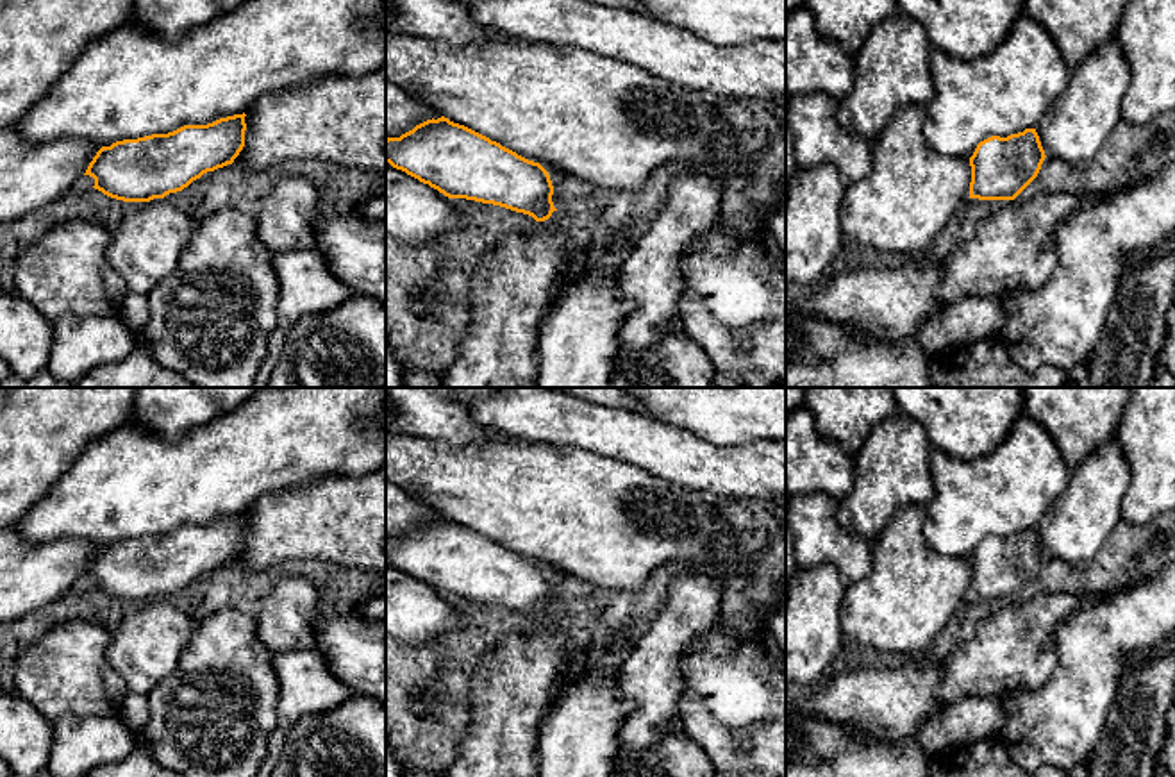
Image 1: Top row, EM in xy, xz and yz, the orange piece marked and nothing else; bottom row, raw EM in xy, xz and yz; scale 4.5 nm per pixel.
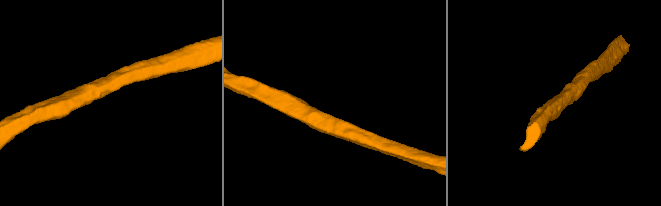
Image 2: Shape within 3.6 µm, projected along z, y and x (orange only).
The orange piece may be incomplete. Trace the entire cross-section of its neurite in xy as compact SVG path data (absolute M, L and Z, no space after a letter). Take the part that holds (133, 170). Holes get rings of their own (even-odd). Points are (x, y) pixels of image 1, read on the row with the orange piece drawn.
M245 116L116 141L96 152L84 175L95 179L95 189L116 200L164 198L234 163L245 146Z

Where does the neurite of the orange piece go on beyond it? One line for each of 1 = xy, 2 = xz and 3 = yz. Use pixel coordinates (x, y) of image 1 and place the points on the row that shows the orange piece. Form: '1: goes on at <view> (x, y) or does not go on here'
1: does not go on here
2: does not go on here
3: does not go on here

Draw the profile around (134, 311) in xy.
M129 291L123 305L121 318L125 325L138 336L150 320L150 305L145 293Z

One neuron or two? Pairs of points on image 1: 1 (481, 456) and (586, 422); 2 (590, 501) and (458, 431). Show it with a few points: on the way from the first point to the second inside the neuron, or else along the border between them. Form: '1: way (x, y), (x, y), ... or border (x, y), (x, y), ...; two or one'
1: border (506, 434), (516, 440), (568, 447); two
2: border (504, 434), (493, 440), (466, 443), (438, 440); two

